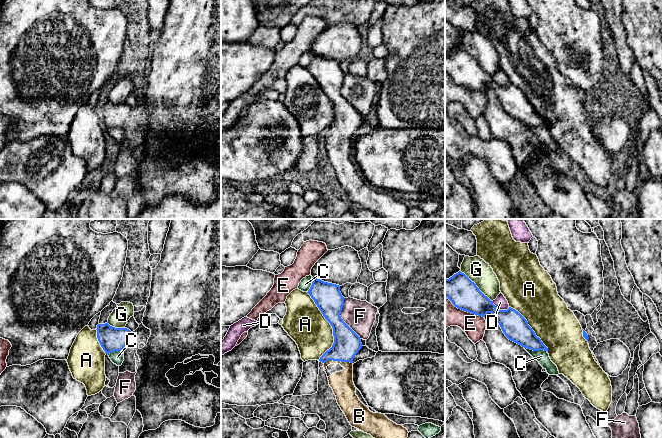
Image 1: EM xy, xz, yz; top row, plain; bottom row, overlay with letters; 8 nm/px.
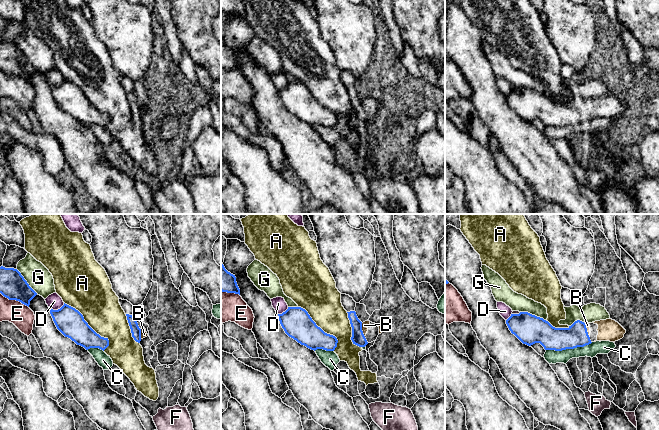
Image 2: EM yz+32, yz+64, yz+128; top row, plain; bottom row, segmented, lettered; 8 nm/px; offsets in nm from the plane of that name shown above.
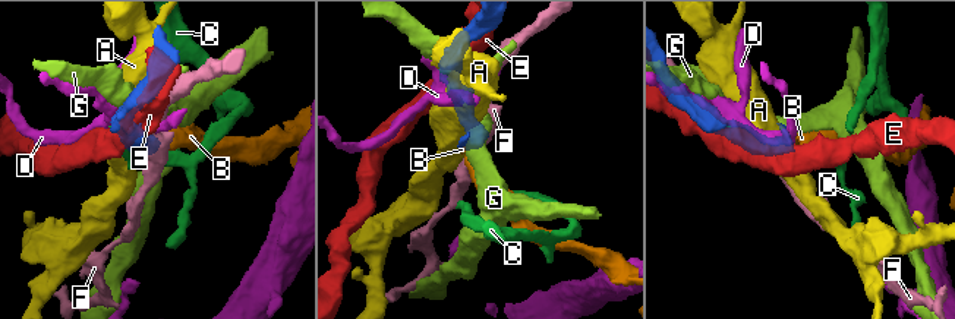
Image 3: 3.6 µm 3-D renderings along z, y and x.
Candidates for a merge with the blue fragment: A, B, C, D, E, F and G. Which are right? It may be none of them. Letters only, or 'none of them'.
B

